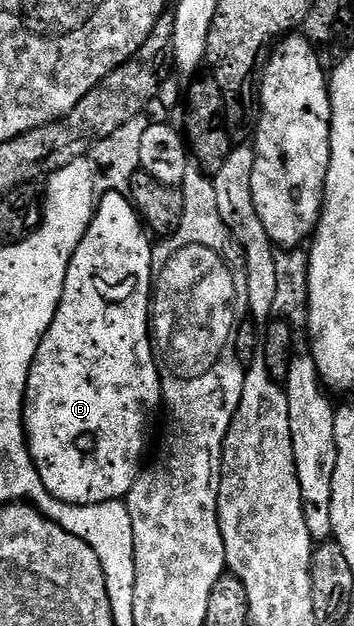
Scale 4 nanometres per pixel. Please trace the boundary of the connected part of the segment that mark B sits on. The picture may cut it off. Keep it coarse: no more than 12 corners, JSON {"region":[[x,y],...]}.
{"region":[[102,194],[25,389],[51,496],[124,499],[162,405],[154,243]]}

